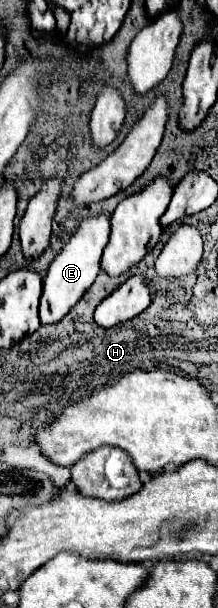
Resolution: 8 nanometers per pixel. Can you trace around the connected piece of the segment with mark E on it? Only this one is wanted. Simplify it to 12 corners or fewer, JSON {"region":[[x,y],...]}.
{"region":[[106,211],[84,217],[44,279],[40,321],[60,321],[100,273]]}

